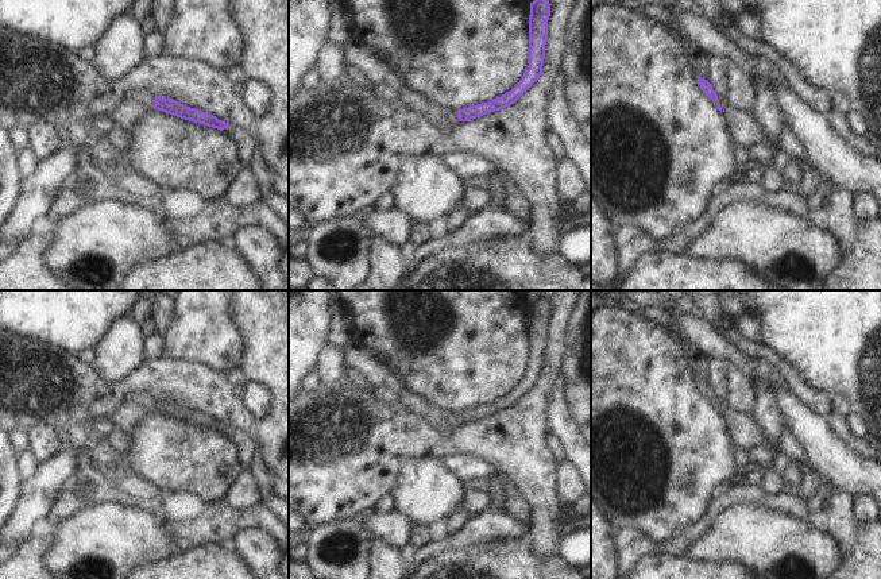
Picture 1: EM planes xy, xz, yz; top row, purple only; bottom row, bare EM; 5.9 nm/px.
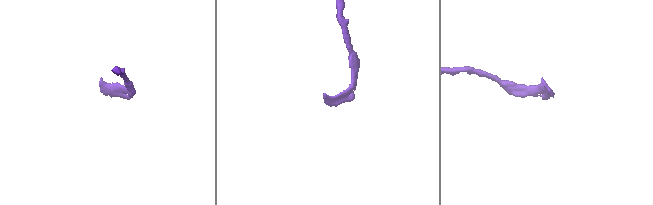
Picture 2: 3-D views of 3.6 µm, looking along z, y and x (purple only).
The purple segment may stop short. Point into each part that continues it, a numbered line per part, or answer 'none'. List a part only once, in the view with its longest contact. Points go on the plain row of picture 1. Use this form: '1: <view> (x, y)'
1: yz (744, 431)

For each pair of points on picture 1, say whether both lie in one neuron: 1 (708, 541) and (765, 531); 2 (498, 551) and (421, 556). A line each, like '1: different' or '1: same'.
1: same
2: different

